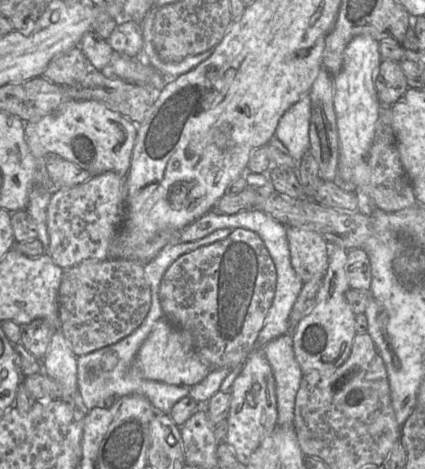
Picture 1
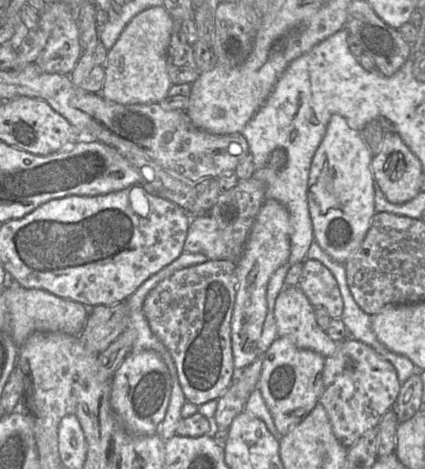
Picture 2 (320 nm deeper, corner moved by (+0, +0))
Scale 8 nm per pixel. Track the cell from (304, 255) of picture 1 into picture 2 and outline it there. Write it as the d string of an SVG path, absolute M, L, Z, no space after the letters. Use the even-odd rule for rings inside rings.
M299 286L283 289L277 297L274 307L278 334L279 337L290 337L299 348L309 349L328 357L333 355L343 342L334 341L326 331L321 329L316 320L315 310L316 308Z

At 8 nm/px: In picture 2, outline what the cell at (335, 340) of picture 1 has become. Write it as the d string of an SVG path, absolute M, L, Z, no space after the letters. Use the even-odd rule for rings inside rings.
M287 336L277 338L265 352L257 389L282 436L298 426L319 403L324 392L325 360L326 357L315 351L299 348Z

